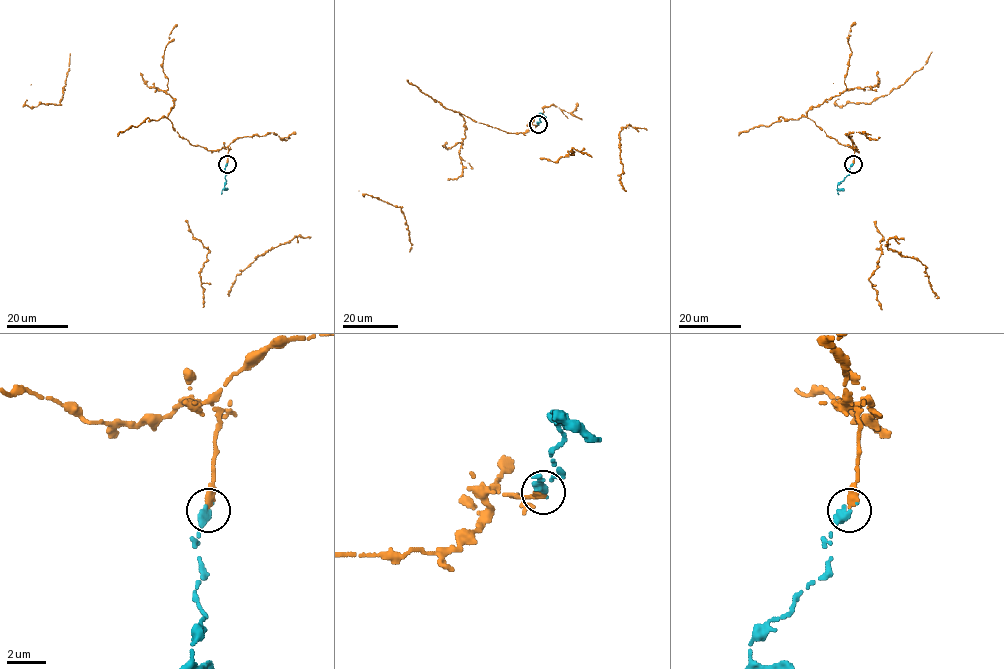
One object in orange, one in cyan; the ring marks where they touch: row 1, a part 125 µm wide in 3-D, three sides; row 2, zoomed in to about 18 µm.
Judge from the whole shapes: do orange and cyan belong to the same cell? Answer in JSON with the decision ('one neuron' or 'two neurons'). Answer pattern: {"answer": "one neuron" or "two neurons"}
{"answer": "one neuron"}

